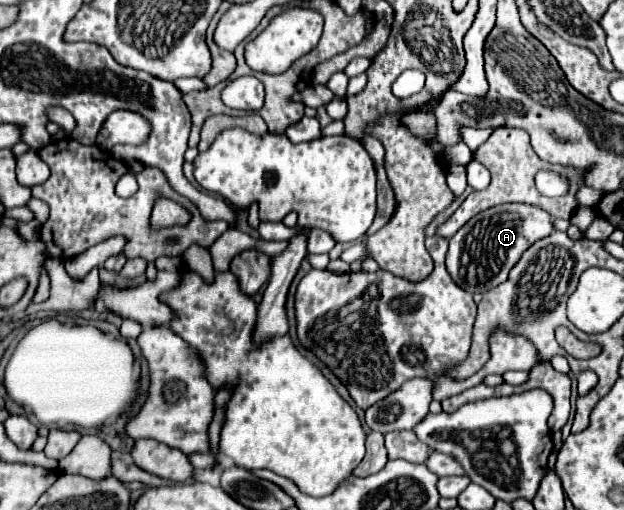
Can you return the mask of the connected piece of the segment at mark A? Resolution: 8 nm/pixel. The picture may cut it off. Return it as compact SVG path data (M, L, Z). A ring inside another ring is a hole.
M503 203L469 219L449 241L447 271L453 281L469 293L485 293L501 285L521 253L535 241L553 233L553 215L537 205Z

